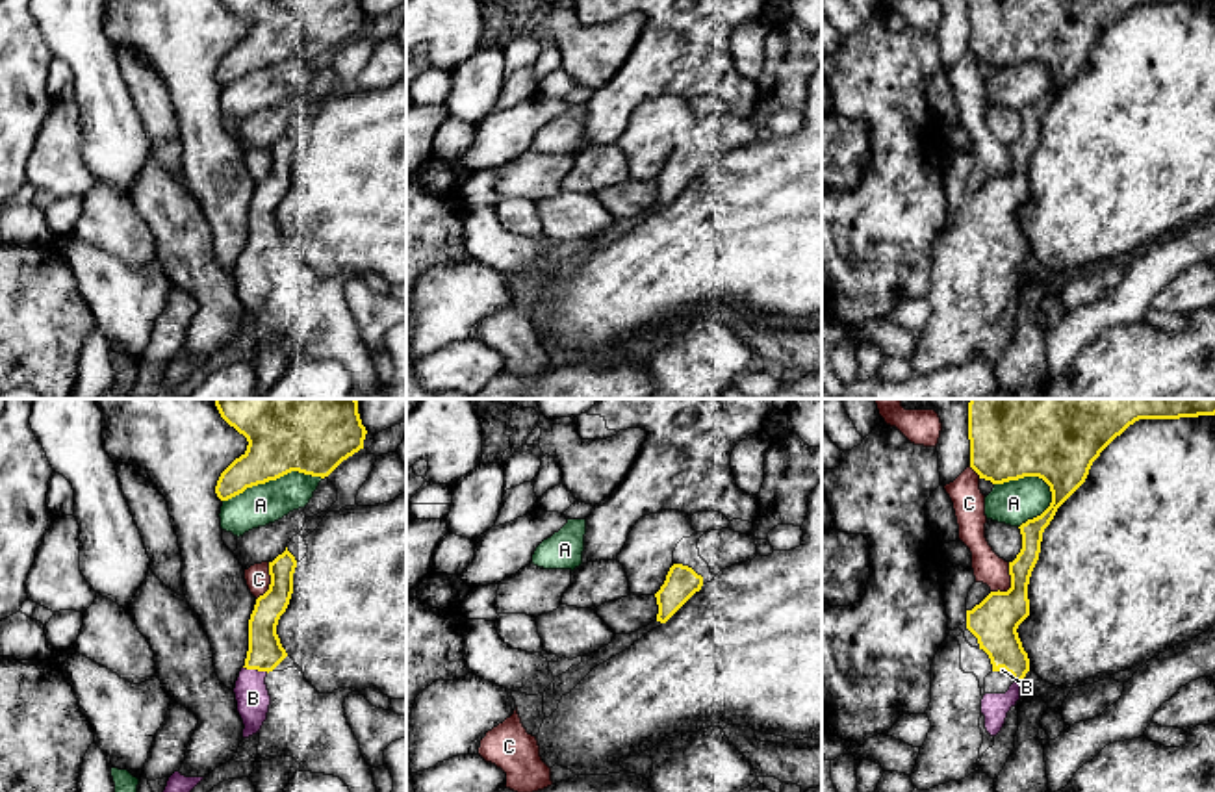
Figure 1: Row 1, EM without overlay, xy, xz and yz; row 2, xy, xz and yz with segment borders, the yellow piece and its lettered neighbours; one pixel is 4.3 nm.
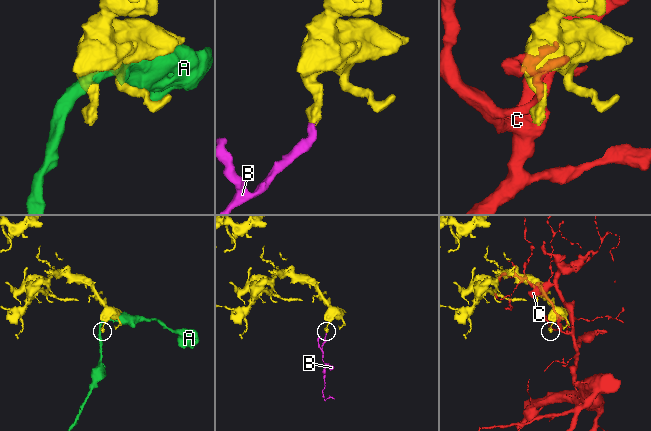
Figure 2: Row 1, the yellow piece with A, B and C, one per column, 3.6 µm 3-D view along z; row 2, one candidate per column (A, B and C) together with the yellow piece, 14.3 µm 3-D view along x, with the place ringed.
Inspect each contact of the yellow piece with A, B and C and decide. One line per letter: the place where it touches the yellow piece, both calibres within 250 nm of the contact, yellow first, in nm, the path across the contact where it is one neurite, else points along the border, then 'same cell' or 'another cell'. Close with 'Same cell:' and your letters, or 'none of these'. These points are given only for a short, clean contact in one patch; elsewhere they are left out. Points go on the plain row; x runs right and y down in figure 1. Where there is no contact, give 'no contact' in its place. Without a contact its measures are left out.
A: yz (1030, 60) | 300/190 nm | another cell
B: xy (256, 253) | 150/150 nm | across xy (266, 236), (256, 253), (253, 282) | same cell
C: yz (1011, 169) | 200/140 nm | another cell
Same cell: B

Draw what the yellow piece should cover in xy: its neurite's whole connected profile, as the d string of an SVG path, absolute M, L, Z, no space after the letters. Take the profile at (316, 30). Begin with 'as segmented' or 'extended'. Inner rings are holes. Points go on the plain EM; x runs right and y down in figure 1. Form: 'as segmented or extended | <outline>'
as segmented | M221 0L249 26L247 35L219 61L215 78L228 85L247 72L291 56L328 61L364 33L360 0Z

